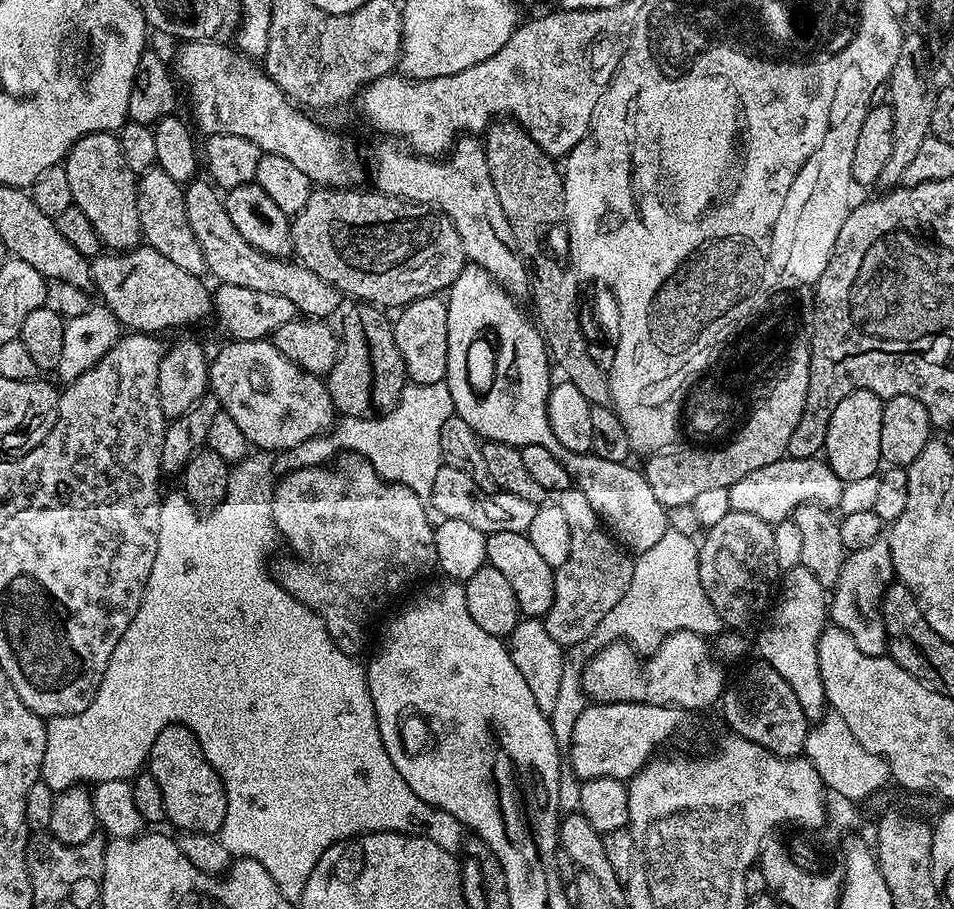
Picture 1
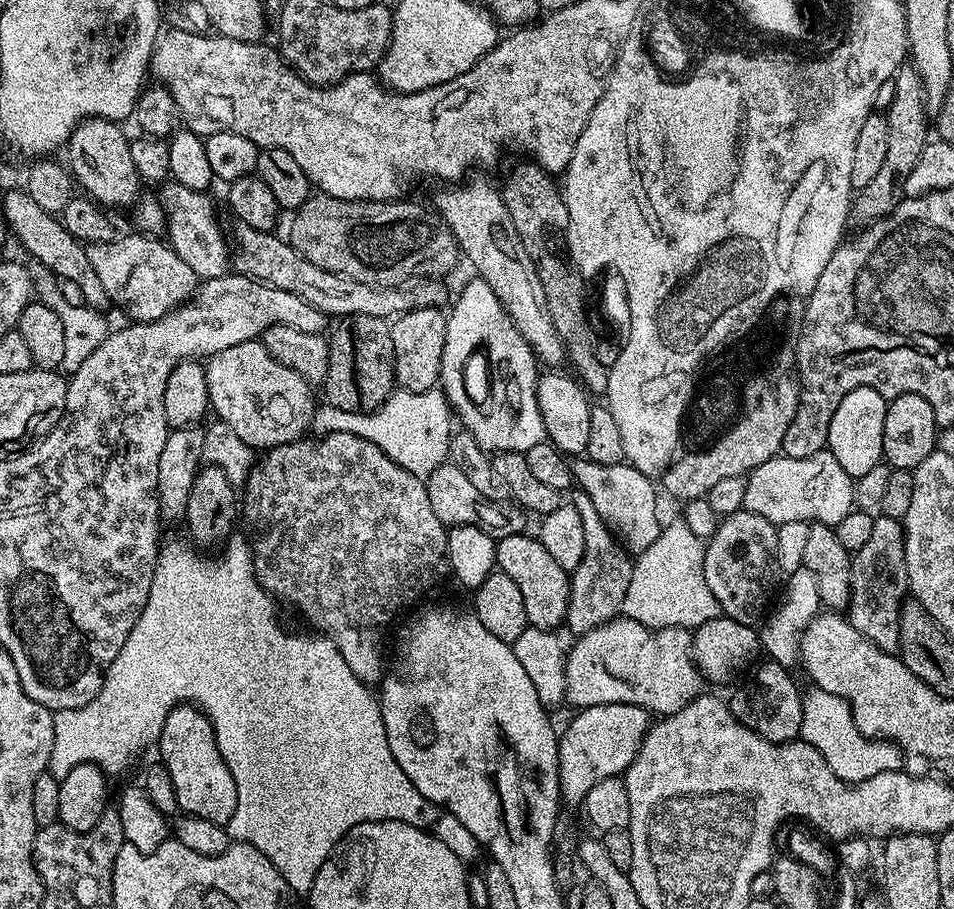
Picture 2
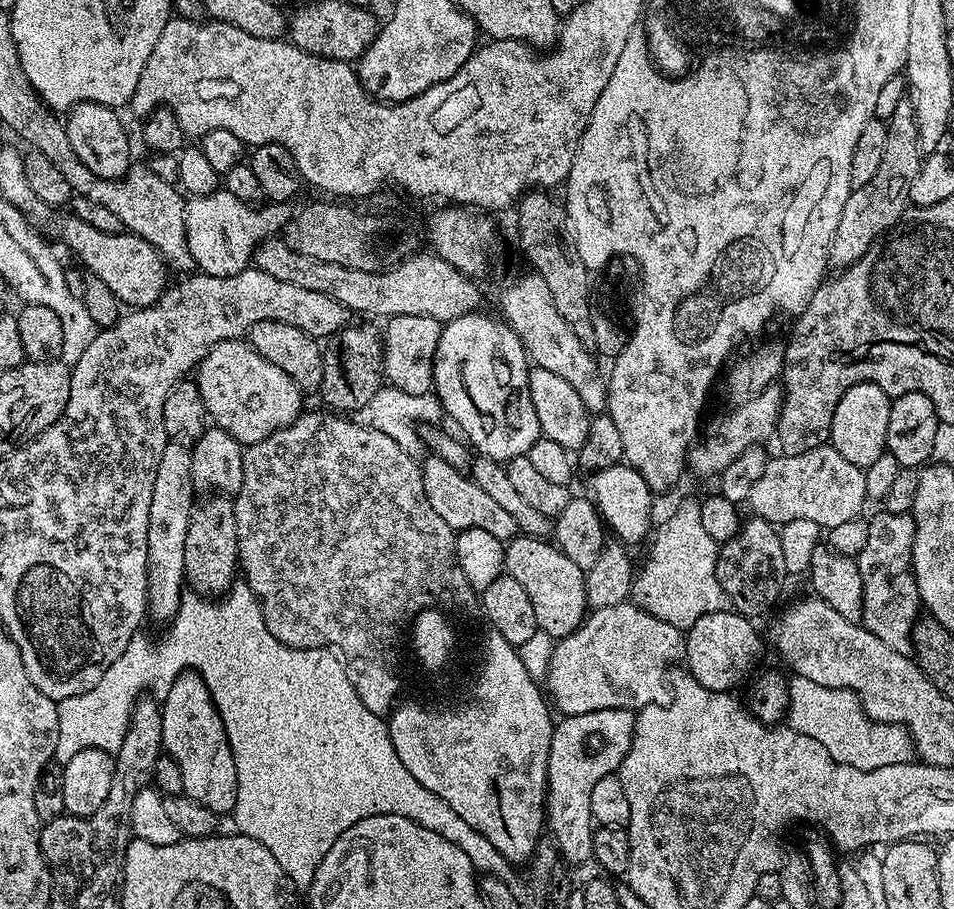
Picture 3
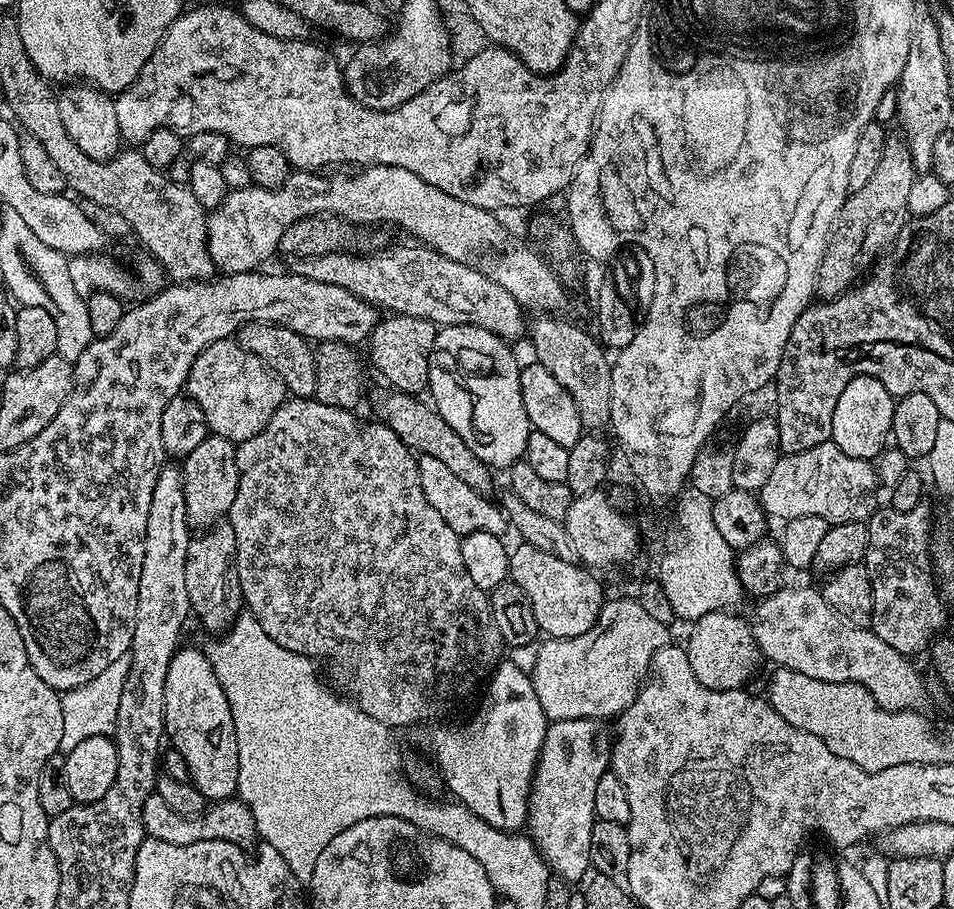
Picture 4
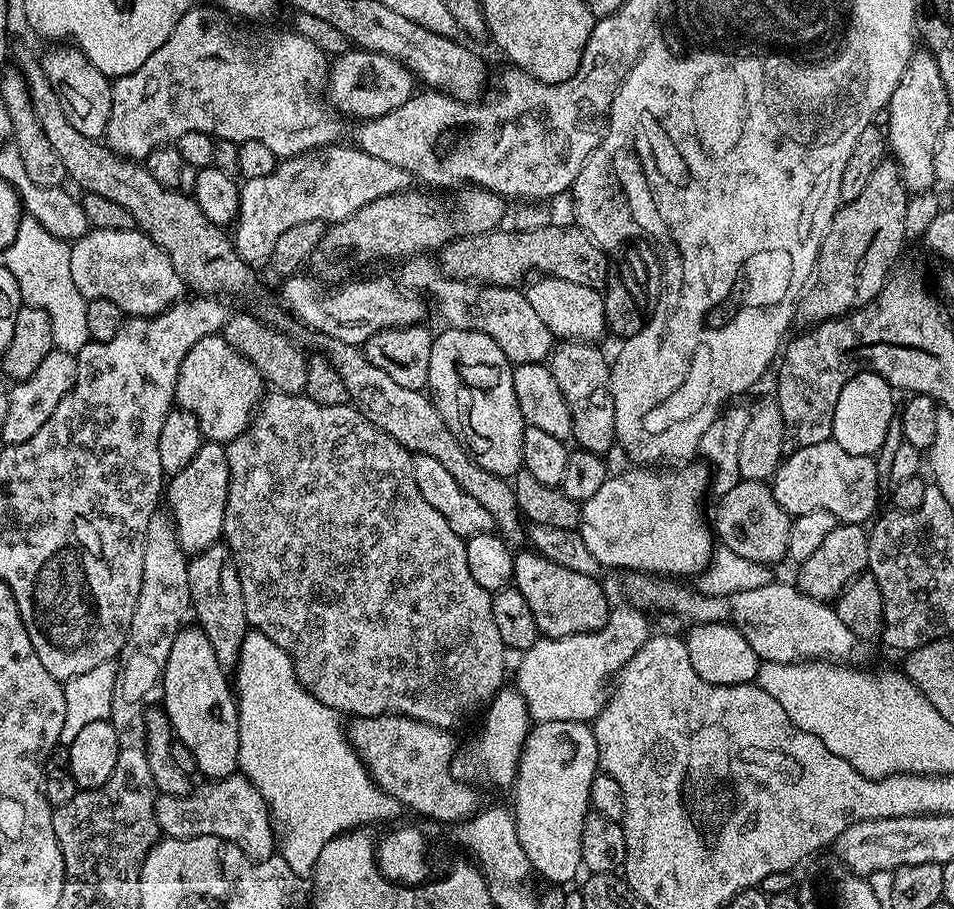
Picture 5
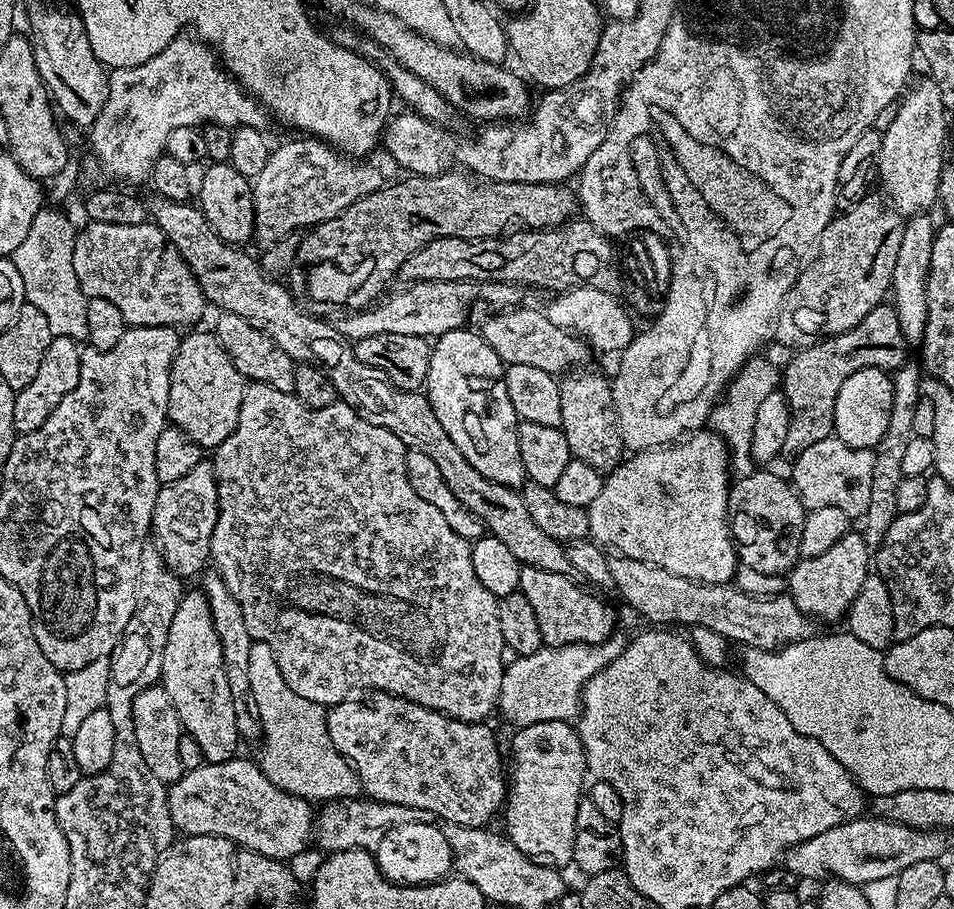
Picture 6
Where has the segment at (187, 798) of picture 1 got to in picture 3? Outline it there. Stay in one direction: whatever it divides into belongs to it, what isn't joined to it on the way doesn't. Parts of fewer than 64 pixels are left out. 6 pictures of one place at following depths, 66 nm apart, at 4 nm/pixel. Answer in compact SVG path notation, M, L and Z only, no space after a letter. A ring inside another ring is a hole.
M186 671L170 686L170 690L162 697L162 748L174 762L178 762L178 770L182 774L183 795L189 796L194 802L209 808L214 813L235 813L238 798L238 774L234 766L234 754L224 729L222 718L218 714L216 704L212 700L210 690L200 673Z

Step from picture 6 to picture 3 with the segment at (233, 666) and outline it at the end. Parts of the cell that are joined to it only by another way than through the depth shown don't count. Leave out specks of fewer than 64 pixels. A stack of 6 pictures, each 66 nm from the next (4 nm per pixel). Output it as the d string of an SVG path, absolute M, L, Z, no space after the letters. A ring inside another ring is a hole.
M214 494L197 501L191 510L183 551L184 577L187 585L200 595L218 598L235 583L240 551L234 508L235 503L229 497Z

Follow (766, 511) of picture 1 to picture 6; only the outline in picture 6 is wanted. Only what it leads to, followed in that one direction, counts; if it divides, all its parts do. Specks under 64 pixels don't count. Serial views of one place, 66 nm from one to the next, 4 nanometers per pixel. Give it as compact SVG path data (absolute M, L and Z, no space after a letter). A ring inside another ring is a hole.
M835 434L806 446L806 450L795 453L790 483L800 495L805 509L822 506L838 506L849 518L863 517L866 506L870 506L870 482L874 479L875 451L870 448L846 446Z

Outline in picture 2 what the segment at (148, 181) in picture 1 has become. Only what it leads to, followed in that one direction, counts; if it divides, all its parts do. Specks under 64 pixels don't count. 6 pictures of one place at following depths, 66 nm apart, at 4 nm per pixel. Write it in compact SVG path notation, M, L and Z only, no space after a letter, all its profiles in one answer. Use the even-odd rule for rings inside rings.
M175 182L165 183L158 192L159 202L164 208L166 243L201 281L223 276L230 268L230 244L224 241L224 232L216 221L210 197Z

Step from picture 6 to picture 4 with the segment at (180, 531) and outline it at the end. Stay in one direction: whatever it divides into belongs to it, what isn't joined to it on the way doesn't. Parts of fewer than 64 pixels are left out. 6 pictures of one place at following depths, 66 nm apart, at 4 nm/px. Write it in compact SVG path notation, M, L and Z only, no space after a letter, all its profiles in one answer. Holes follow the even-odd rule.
M210 434L195 450L190 450L188 456L183 457L182 471L189 525L196 530L207 530L221 523L227 517L230 506L234 506L234 498L238 494L240 471L236 445L231 440Z

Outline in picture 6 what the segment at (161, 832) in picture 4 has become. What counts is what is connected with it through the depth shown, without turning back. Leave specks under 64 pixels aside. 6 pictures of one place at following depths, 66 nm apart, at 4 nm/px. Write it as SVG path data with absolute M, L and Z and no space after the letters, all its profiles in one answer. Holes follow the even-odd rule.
M233 758L221 764L202 763L196 768L187 769L182 778L178 778L171 784L168 788L168 809L170 810L173 829L175 829L177 833L185 836L221 836L227 840L232 840L242 848L248 848L251 852L269 856L272 860L291 861L293 856L297 856L311 845L308 843L311 842L312 835L316 832L316 816L312 813L313 805L309 803L309 801L303 800L301 796L292 796L289 792L283 792L281 788L274 786L274 784L270 782L270 778L266 778L266 774L261 770L259 763L257 763L255 759L240 759L241 758Z

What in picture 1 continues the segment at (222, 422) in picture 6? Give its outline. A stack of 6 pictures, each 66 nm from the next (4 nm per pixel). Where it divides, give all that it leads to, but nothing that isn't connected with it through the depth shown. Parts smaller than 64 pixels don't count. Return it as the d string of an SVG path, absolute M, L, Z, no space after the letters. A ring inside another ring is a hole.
M268 338L228 342L217 356L211 357L208 383L210 391L218 398L222 411L234 418L238 430L246 434L249 445L256 450L273 454L287 452L310 438L327 433L338 416L328 393L327 383L313 372L302 370L297 364L290 362L290 358L279 352Z

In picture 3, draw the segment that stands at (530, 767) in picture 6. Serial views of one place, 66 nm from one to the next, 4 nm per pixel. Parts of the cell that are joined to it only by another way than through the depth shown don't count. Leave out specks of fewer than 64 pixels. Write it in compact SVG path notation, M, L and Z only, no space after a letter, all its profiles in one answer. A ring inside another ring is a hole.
M611 708L598 710L590 714L574 714L555 721L550 738L550 754L548 755L548 798L546 801L546 828L556 841L554 847L561 857L564 856L572 864L589 863L592 860L592 834L594 821L590 810L590 793L595 784L607 776L619 773L622 758L632 745L636 712L630 708Z

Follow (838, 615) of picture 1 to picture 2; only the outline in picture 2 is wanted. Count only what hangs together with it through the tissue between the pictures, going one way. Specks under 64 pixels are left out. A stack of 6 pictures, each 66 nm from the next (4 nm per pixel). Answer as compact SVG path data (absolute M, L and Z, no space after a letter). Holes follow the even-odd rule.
M883 514L876 516L874 530L866 546L855 549L852 557L850 590L852 597L846 609L846 619L878 647L899 649L900 608L909 595L904 526L901 521Z

